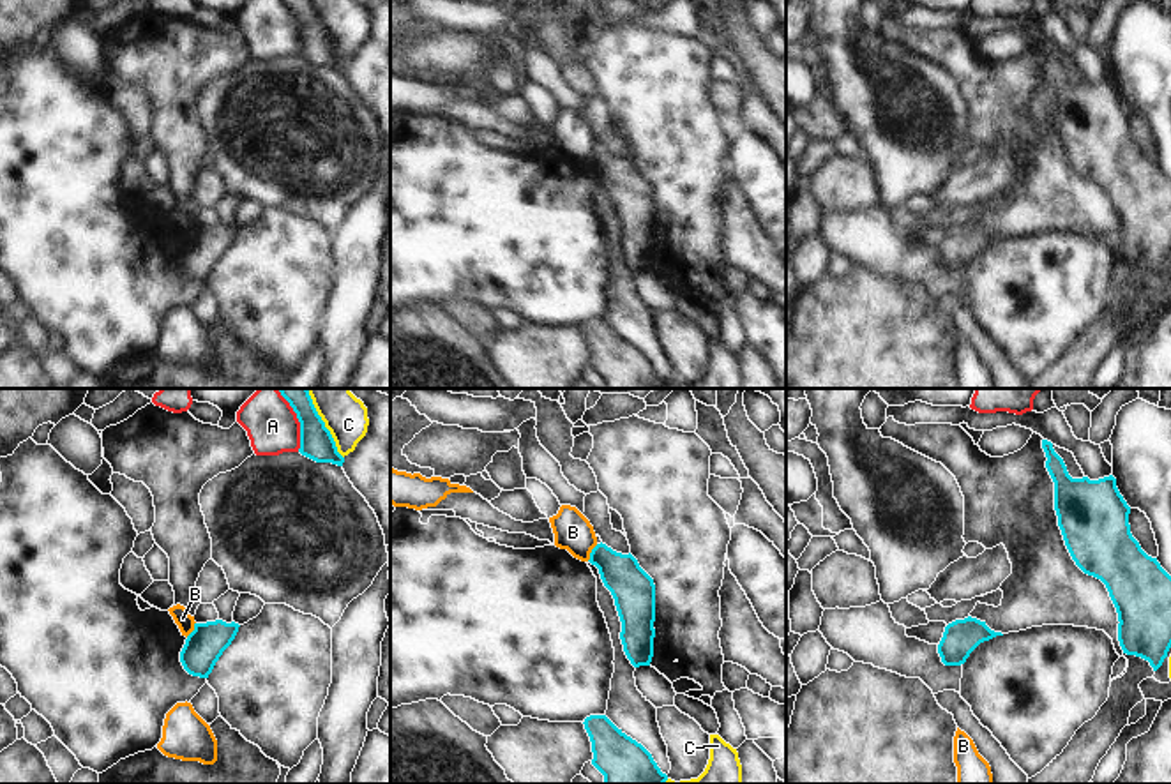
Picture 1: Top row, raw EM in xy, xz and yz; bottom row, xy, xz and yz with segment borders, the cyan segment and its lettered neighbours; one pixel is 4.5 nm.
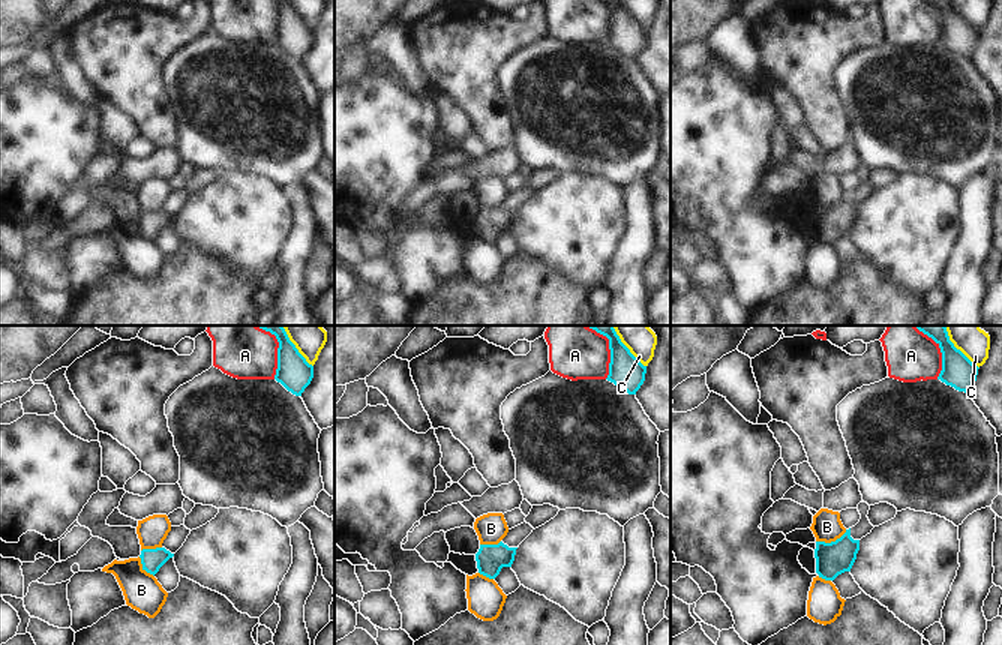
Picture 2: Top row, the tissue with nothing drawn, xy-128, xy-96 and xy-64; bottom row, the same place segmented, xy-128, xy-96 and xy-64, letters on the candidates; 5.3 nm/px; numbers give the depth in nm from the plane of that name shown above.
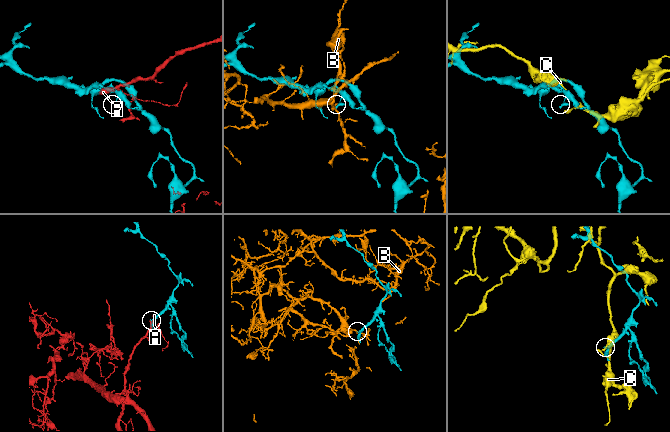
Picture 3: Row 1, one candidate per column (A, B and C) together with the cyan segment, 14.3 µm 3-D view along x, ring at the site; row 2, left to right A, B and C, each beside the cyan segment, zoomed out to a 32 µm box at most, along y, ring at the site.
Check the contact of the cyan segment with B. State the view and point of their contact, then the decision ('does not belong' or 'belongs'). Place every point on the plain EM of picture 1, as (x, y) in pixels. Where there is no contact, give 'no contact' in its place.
contact xz (590, 158); does not belong

